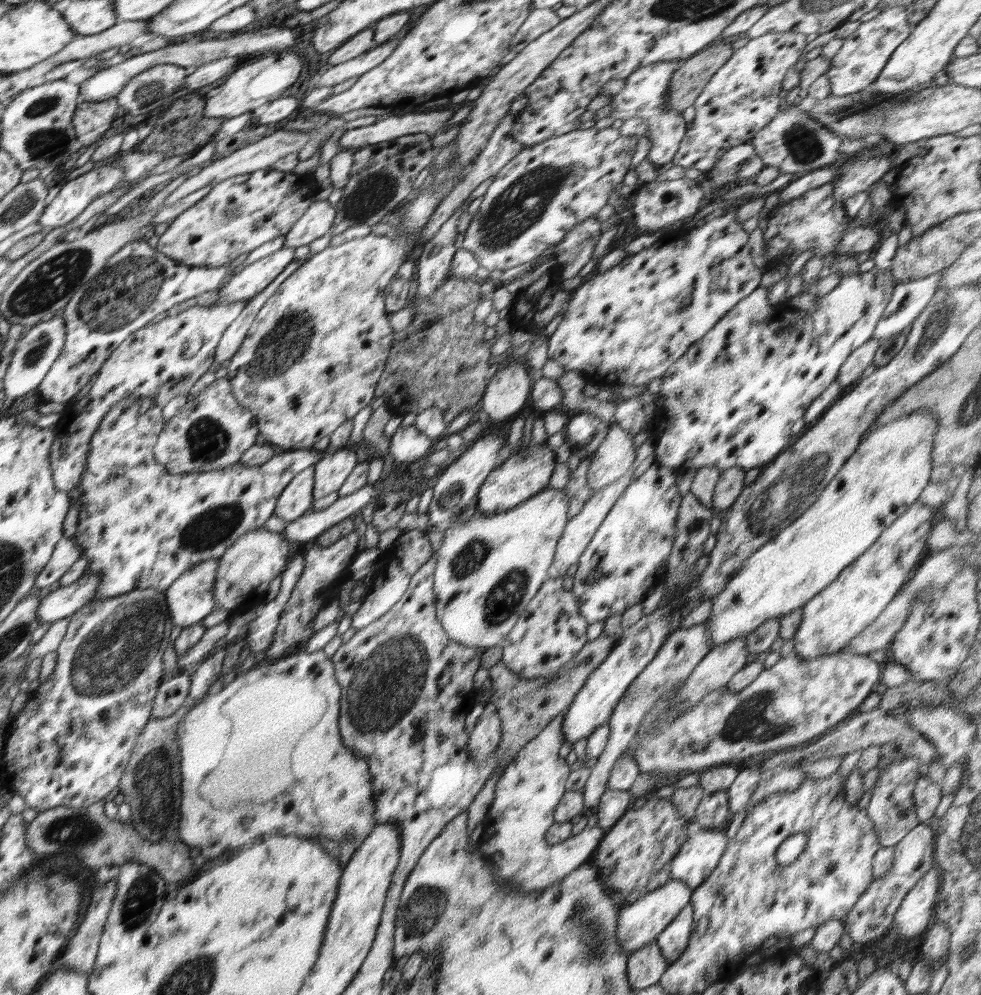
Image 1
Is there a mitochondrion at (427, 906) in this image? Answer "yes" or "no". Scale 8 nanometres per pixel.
yes

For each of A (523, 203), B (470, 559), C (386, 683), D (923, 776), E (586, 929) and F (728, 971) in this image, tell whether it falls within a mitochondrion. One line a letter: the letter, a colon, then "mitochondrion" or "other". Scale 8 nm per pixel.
A: mitochondrion
B: mitochondrion
C: mitochondrion
D: other
E: mitochondrion
F: other

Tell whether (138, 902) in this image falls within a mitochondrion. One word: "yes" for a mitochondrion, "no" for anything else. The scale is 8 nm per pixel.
yes

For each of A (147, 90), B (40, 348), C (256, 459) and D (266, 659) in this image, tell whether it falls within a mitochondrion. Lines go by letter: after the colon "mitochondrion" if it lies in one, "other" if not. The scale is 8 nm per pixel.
A: mitochondrion
B: mitochondrion
C: other
D: other

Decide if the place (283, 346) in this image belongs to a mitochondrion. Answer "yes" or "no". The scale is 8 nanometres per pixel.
yes

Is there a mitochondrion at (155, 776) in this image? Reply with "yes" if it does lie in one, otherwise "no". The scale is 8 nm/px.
yes

